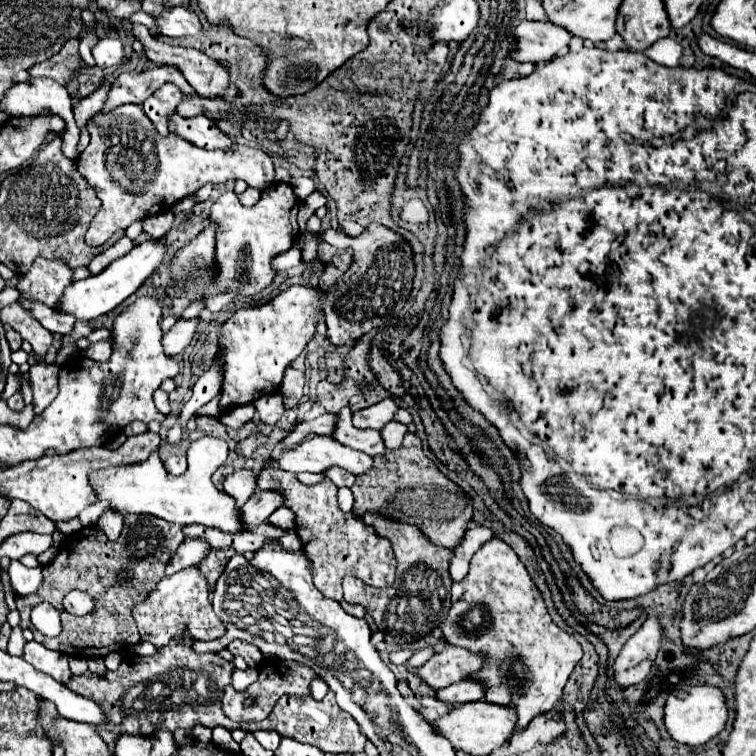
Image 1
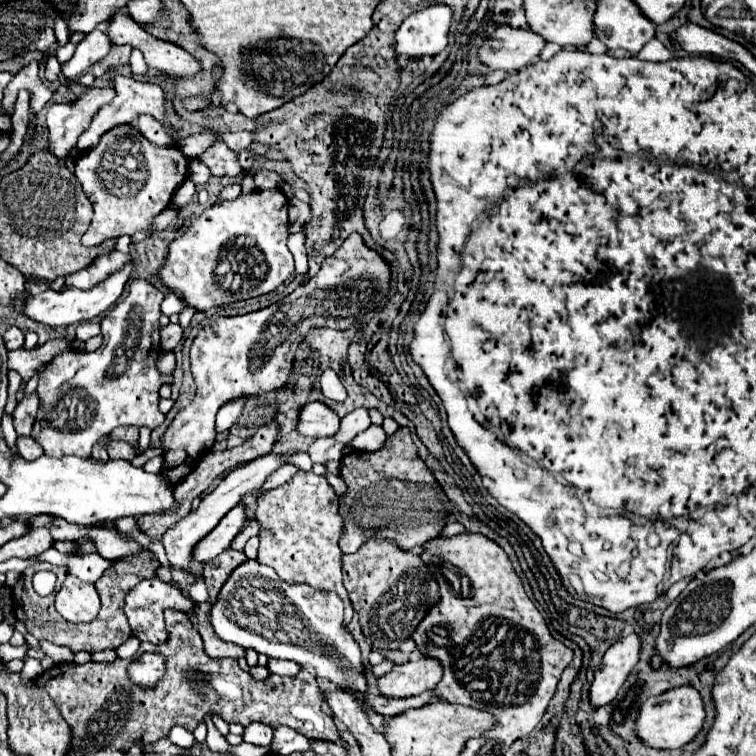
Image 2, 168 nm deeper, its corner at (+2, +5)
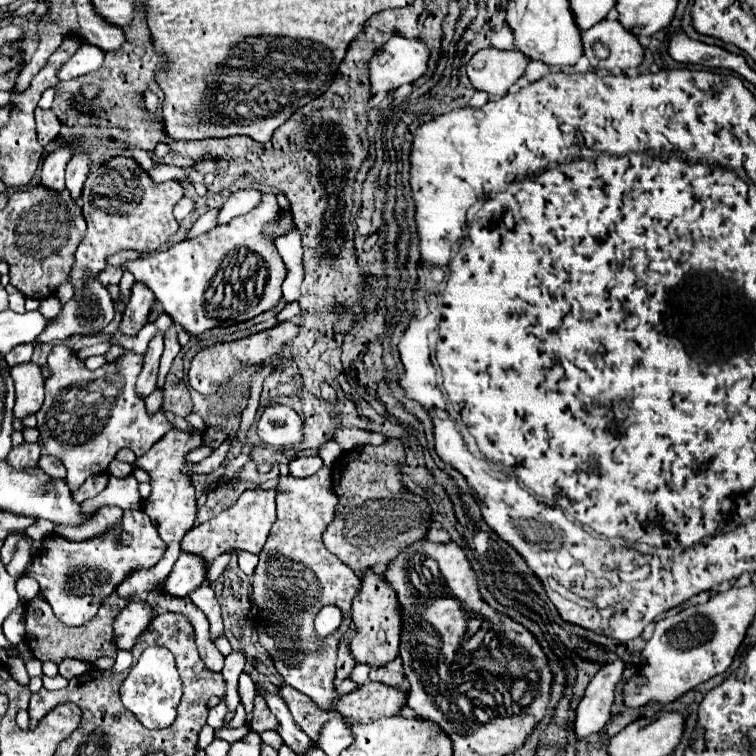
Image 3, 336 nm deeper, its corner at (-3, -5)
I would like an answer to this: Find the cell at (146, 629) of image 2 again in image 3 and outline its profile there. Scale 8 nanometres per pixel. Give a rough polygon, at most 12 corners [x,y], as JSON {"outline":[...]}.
{"outline":[[128,602],[114,620],[116,648],[130,650],[152,622],[148,602]]}

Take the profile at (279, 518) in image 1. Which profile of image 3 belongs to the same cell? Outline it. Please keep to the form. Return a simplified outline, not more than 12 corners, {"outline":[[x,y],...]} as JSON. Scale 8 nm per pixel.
{"outline":[[230,554],[216,558],[206,572],[206,584],[214,582],[230,562]]}

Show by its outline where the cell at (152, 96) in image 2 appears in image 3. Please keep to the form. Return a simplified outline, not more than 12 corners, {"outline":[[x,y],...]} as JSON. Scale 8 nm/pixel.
{"outline":[[74,154],[66,166],[66,190],[74,200],[82,194],[90,156]]}

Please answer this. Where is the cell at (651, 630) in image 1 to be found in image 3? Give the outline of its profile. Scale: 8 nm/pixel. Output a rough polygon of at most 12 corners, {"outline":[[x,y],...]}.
{"outline":[[624,662],[602,666],[576,706],[578,740],[610,720]]}

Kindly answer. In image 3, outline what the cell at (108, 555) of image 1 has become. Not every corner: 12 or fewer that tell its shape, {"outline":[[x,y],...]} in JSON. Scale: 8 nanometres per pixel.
{"outline":[[116,592],[72,628],[38,594],[26,604],[26,644],[40,662],[116,656]]}

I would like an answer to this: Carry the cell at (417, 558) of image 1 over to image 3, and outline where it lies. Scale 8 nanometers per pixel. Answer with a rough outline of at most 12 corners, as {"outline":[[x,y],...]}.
{"outline":[[372,570],[352,604],[358,664],[398,656],[396,592]]}

